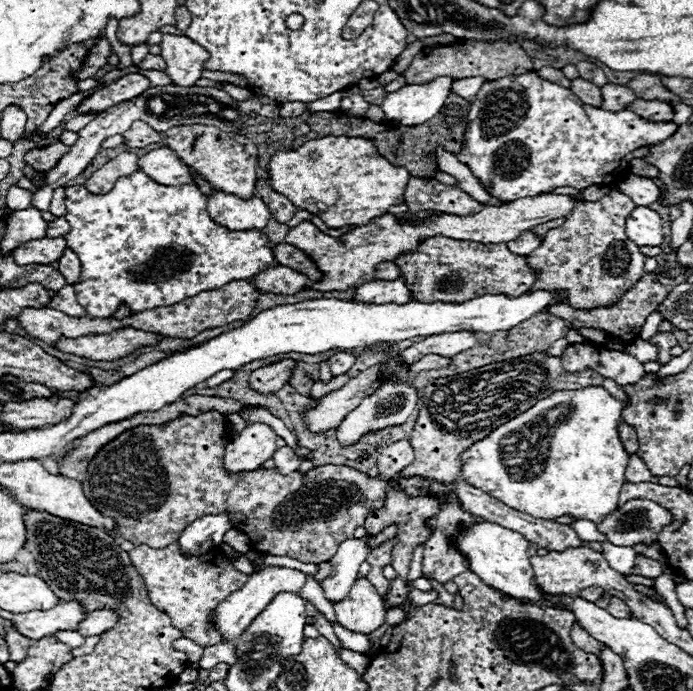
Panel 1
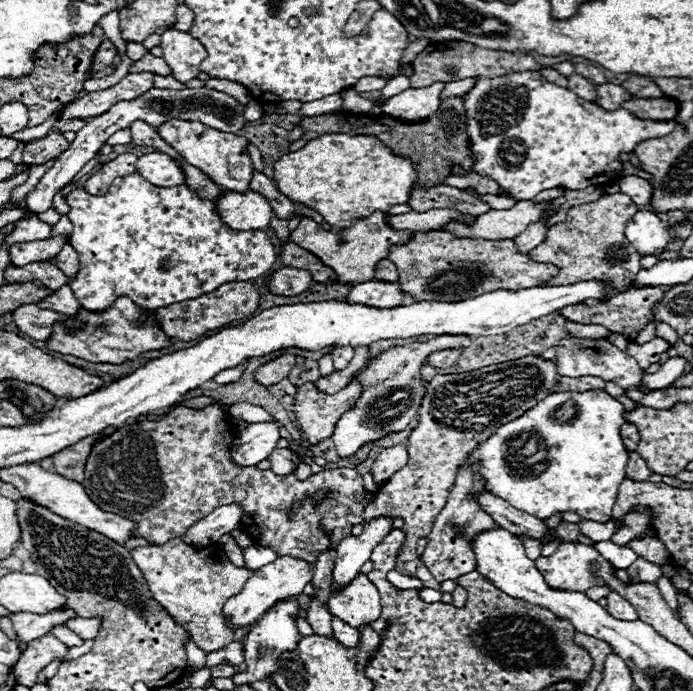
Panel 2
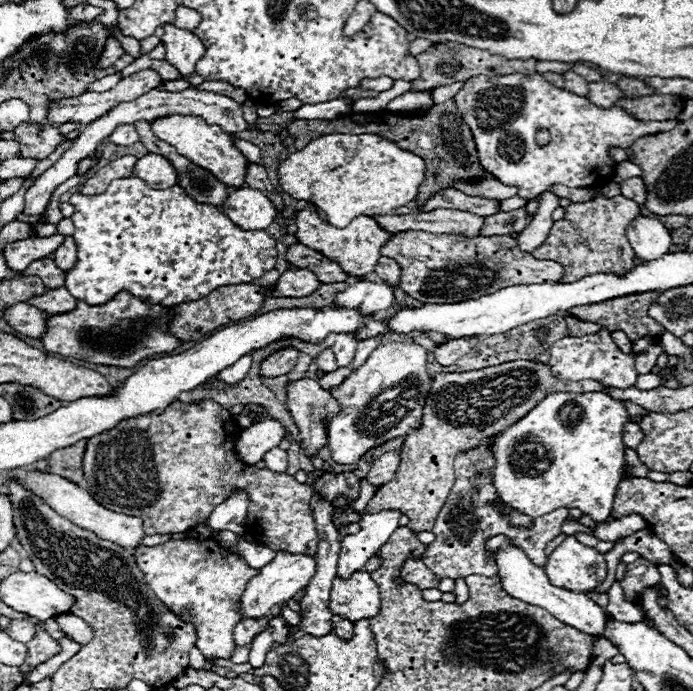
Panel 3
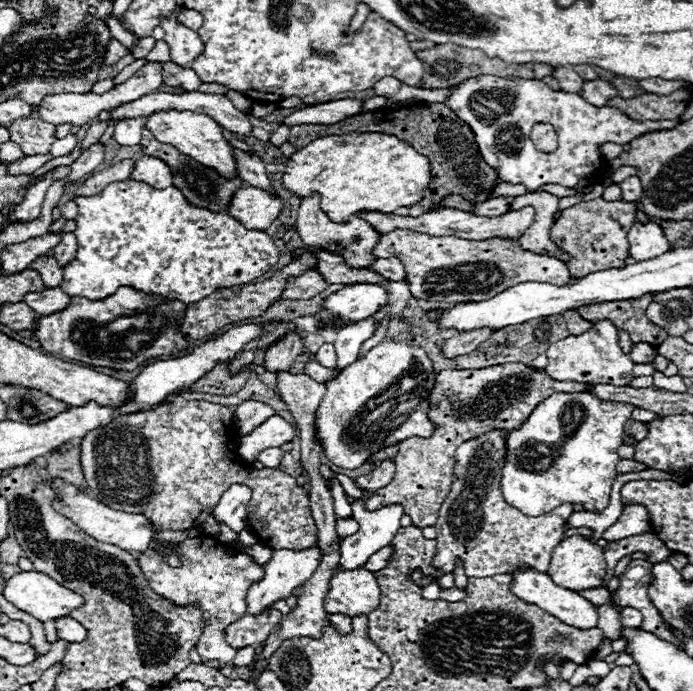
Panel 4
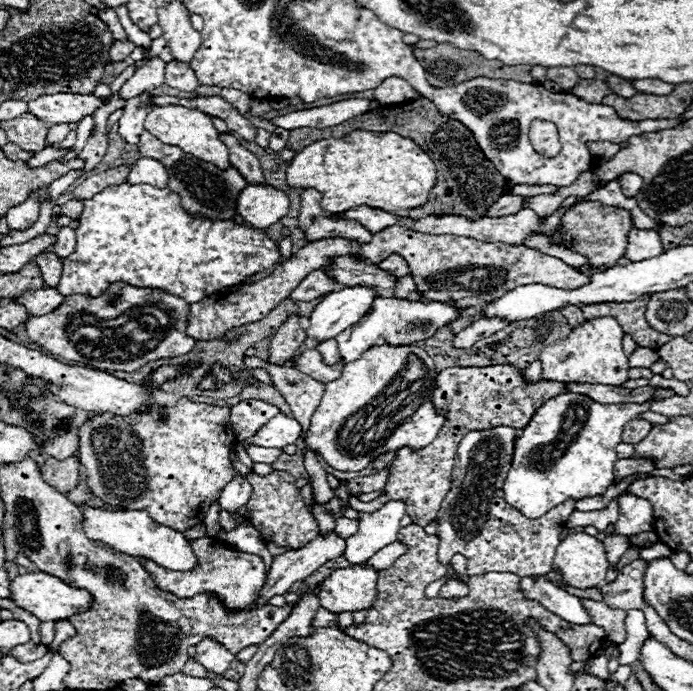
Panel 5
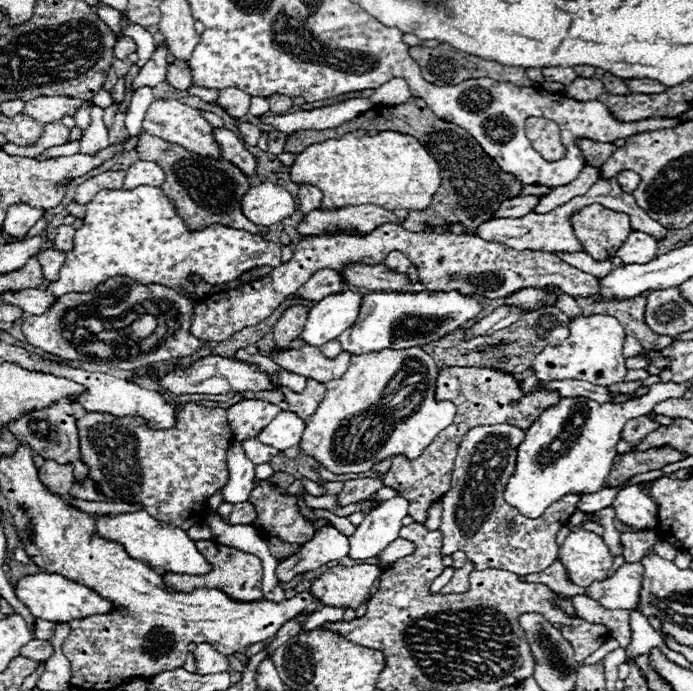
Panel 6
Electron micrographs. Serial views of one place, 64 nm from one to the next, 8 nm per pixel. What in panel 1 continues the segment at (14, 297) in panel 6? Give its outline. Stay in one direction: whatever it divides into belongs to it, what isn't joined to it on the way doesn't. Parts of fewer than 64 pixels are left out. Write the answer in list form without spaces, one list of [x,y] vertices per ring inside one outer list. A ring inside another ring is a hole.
[[[66,284],[66,286],[50,300],[48,306],[50,306],[50,308],[56,308],[56,310],[60,310],[60,312],[66,312],[68,316],[86,316],[86,310],[84,310],[84,306],[78,304],[74,286],[70,286],[70,284]]]

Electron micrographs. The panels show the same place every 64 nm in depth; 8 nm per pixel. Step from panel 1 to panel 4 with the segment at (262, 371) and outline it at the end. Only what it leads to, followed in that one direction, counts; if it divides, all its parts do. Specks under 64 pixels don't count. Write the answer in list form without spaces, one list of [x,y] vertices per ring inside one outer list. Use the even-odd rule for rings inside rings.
[[[290,332],[288,336],[284,336],[266,350],[262,366],[268,372],[288,372],[300,354],[302,354],[302,338],[296,332]]]

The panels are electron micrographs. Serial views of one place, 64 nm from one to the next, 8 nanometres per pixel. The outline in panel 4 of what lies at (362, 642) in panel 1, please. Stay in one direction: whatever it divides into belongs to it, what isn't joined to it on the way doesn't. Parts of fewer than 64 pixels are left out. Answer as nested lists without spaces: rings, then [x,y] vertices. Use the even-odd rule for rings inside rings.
[[[330,614],[330,622],[340,634],[350,634],[352,632],[352,618],[344,614]]]

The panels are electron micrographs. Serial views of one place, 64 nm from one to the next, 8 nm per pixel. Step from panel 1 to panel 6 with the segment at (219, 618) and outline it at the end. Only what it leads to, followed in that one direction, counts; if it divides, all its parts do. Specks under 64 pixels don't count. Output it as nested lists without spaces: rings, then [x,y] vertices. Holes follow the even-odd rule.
[[[334,526],[320,528],[310,542],[306,542],[298,554],[278,562],[276,566],[276,578],[278,582],[288,584],[294,576],[306,574],[310,570],[320,568],[322,564],[328,564],[332,560],[344,558],[350,550],[348,536],[344,536]]]

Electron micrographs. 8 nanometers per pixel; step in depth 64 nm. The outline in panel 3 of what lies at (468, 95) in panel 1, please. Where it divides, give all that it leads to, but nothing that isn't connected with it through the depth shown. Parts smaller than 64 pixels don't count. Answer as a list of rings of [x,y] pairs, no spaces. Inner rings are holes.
[[[450,84],[450,86],[444,86],[444,88],[438,88],[432,92],[432,98],[434,102],[444,102],[444,100],[450,100],[458,94],[458,90],[462,90],[464,84]]]

